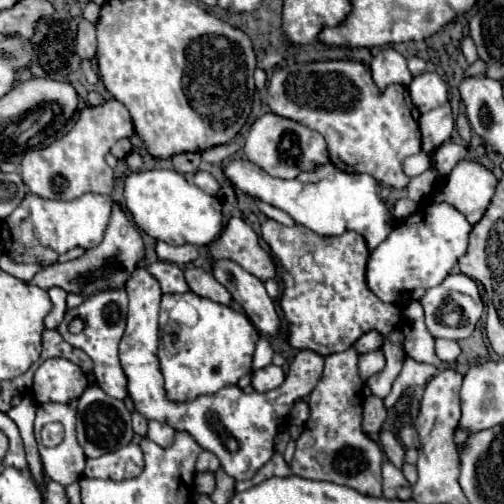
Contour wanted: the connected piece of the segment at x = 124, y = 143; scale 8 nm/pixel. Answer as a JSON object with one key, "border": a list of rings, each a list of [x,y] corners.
{"border":[[[124,138],[124,140],[118,140],[114,146],[112,146],[112,156],[116,156],[118,160],[122,160],[122,158],[126,158],[126,154],[132,150],[132,144],[130,144],[130,140],[128,138]]]}

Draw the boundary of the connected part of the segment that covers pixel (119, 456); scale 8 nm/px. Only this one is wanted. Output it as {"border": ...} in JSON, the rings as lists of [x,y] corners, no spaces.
{"border":[[[130,442],[128,446],[108,452],[100,458],[88,458],[84,476],[102,478],[102,480],[126,480],[134,478],[144,468],[144,456],[138,444]]]}

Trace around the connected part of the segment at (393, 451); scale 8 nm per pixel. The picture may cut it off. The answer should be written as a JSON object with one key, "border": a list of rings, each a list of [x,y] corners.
{"border":[[[380,430],[380,446],[382,446],[386,458],[392,464],[396,464],[396,468],[402,468],[402,464],[404,464],[404,446],[396,438],[396,434],[390,432],[390,430]]]}

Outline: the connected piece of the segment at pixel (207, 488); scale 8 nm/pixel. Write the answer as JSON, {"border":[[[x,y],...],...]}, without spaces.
{"border":[[[198,472],[194,476],[194,490],[210,494],[214,490],[214,474],[212,472]]]}

